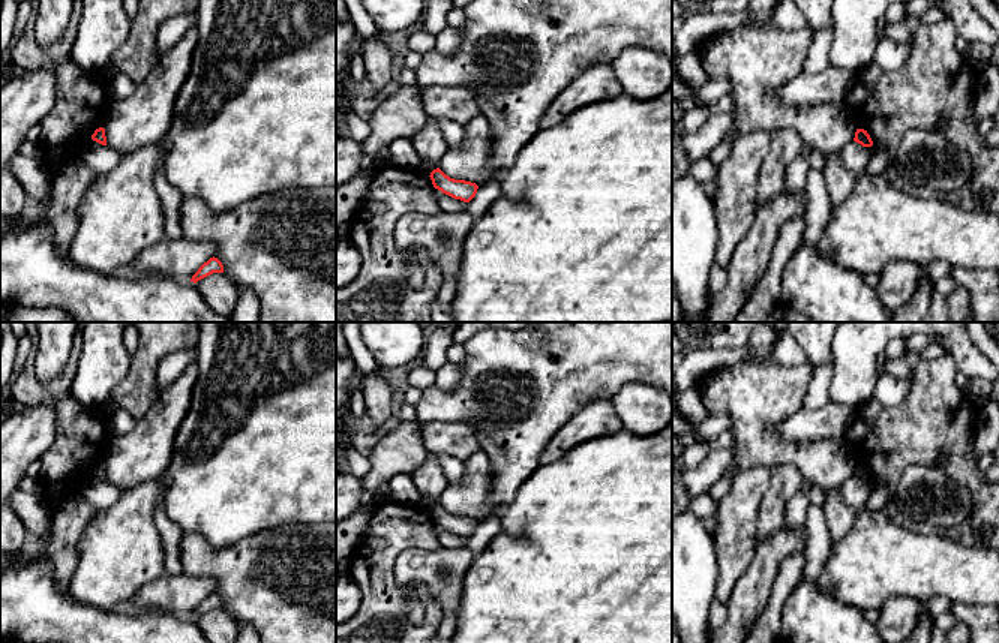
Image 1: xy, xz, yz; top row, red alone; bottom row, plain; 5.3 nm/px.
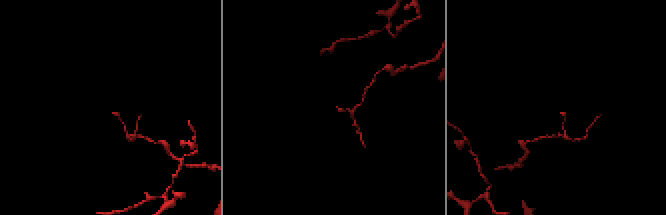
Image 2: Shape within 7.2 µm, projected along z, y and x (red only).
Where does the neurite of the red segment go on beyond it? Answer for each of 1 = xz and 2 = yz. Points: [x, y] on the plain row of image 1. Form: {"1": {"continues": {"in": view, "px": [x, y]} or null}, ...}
{"1": {"continues": null}, "2": {"continues": null}}

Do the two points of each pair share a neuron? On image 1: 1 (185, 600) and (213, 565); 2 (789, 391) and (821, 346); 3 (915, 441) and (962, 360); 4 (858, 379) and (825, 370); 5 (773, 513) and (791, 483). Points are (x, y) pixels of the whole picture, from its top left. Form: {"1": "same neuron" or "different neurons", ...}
{"1": "different neurons", "2": "different neurons", "3": "different neurons", "4": "different neurons", "5": "same neuron"}

